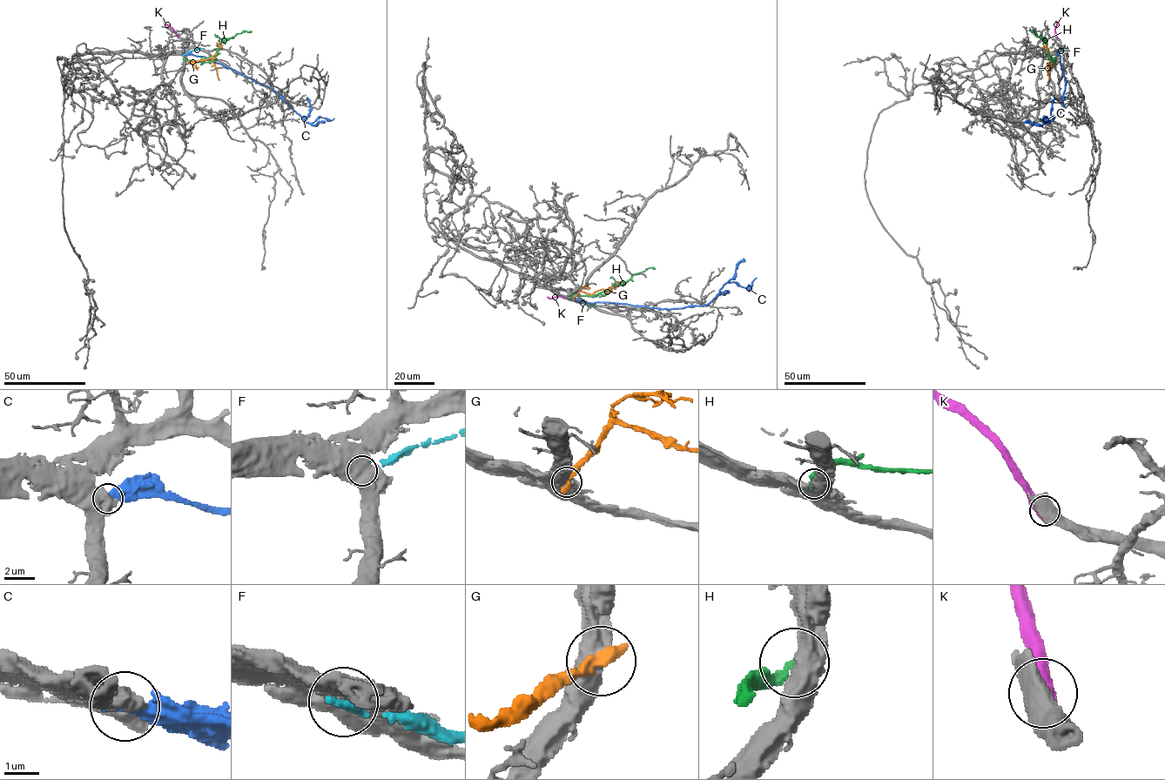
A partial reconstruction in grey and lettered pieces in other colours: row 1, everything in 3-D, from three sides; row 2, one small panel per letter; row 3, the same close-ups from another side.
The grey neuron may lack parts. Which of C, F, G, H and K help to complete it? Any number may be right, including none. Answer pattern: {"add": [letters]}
{"add": []}

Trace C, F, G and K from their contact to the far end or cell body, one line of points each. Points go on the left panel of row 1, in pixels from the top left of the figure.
C: (185, 55), (207, 57), (266, 85), (304, 122), (313, 123), (319, 117), (329, 120), (333, 118)
F: (183, 54), (204, 48)
G: (185, 58), (190, 62), (211, 58), (219, 80)
K: (178, 36), (163, 21)

